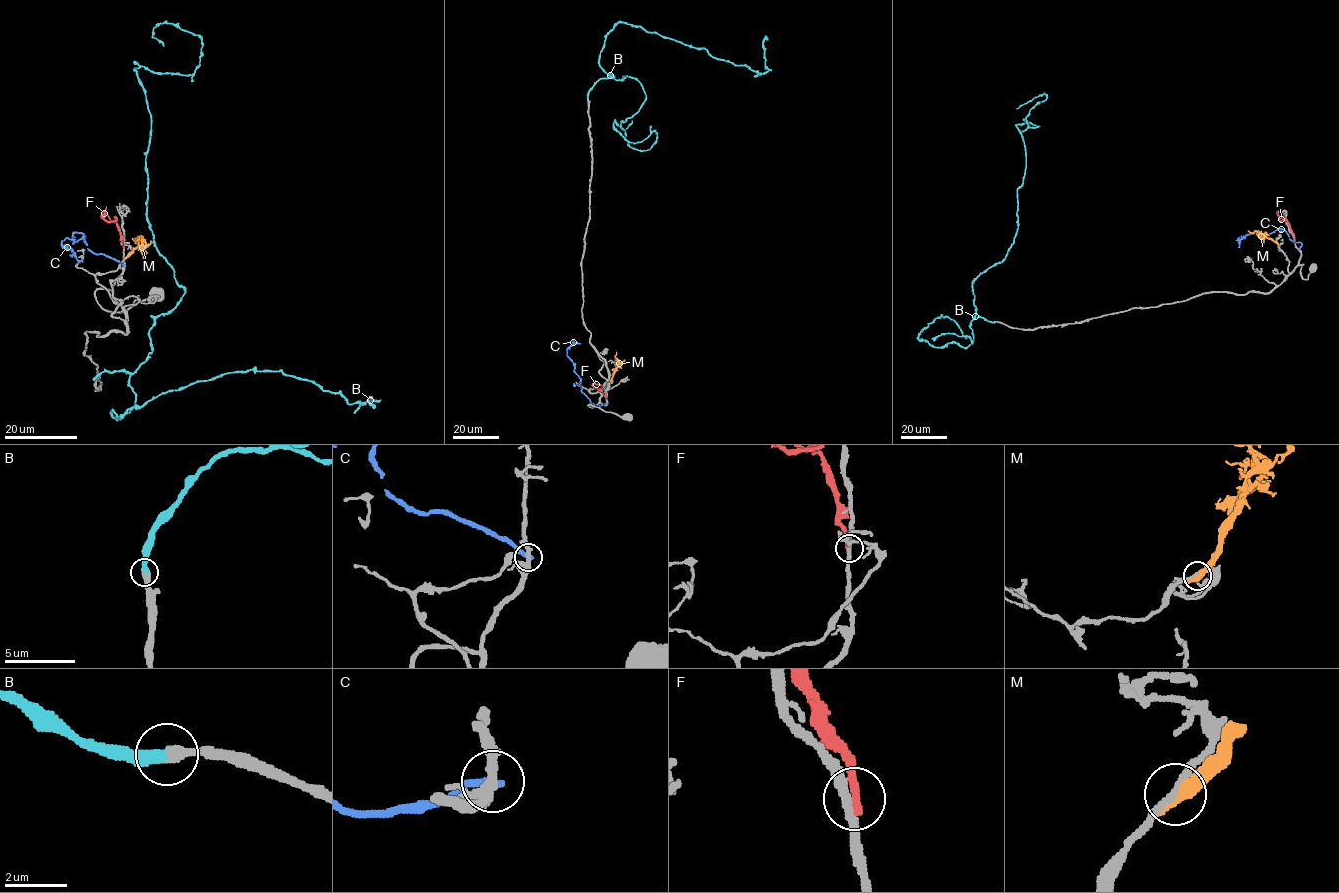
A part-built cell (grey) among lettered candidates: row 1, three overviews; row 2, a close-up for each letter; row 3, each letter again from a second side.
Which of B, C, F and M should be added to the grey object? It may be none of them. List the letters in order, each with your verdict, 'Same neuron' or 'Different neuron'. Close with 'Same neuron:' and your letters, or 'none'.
B: Same neuron
C: Different neuron
F: Different neuron
M: Different neuron
Same neuron: B

